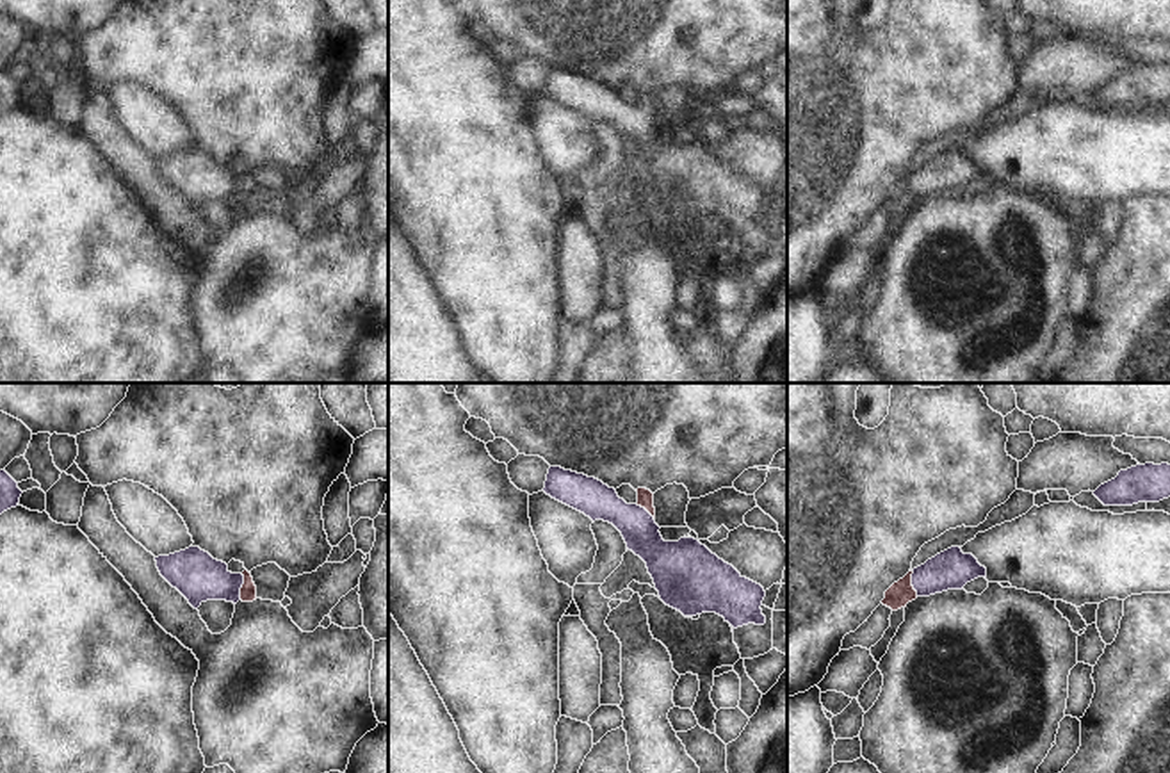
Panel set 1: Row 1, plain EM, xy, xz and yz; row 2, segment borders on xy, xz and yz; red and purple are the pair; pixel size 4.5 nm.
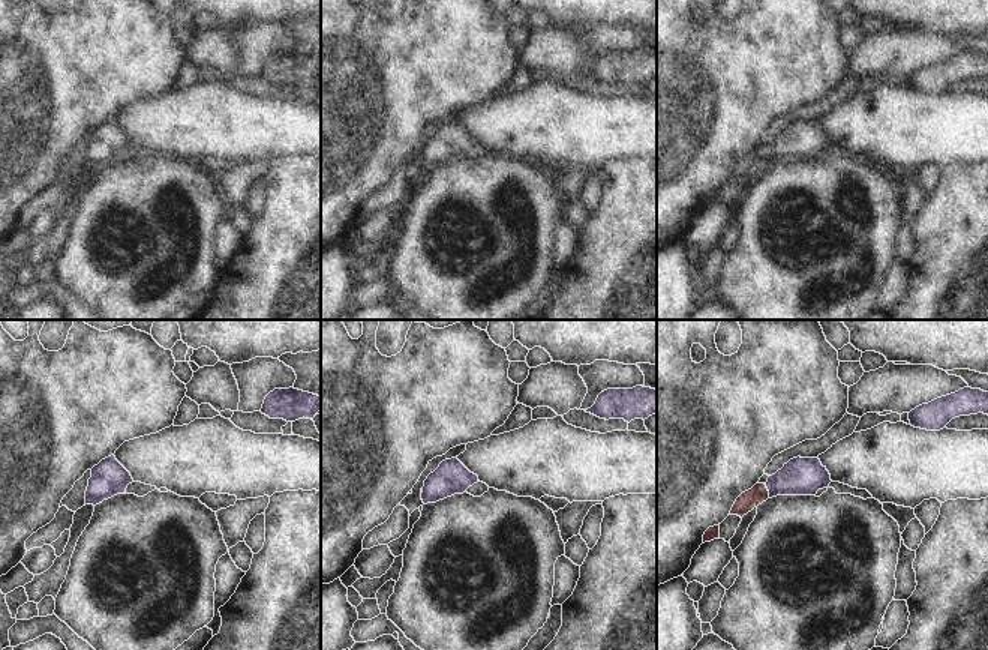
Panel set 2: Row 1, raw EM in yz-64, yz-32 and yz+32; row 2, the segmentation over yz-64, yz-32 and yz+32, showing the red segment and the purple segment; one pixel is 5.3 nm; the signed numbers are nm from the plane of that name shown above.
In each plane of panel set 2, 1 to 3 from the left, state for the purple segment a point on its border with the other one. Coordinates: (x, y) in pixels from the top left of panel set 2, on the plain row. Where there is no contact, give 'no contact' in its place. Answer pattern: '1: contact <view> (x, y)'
1: no contact
2: contact yz-32 (422, 155)
3: contact yz+32 (768, 155)

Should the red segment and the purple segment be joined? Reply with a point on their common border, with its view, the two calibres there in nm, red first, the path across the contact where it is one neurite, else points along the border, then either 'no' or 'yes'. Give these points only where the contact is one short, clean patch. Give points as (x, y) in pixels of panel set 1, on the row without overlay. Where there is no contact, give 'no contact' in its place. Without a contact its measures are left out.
contact xy (243, 187); calibres 80 and 220 nm; way xy (248, 193), (243, 187), (225, 187), (200, 179); yes

